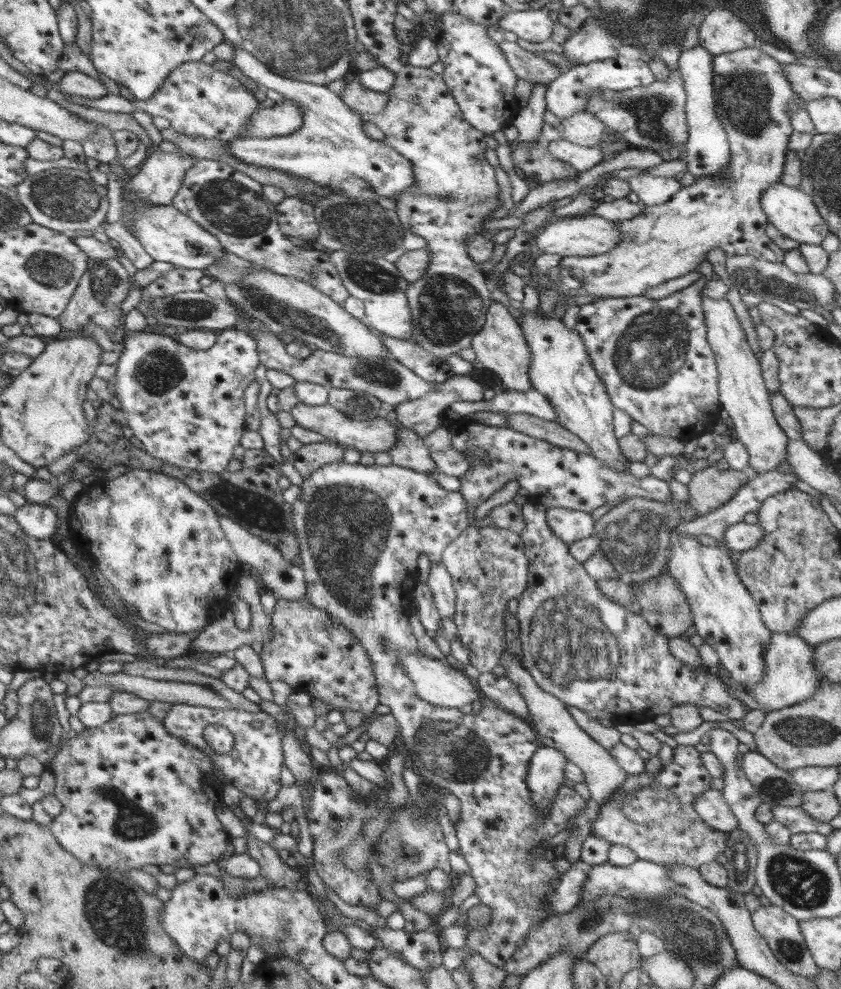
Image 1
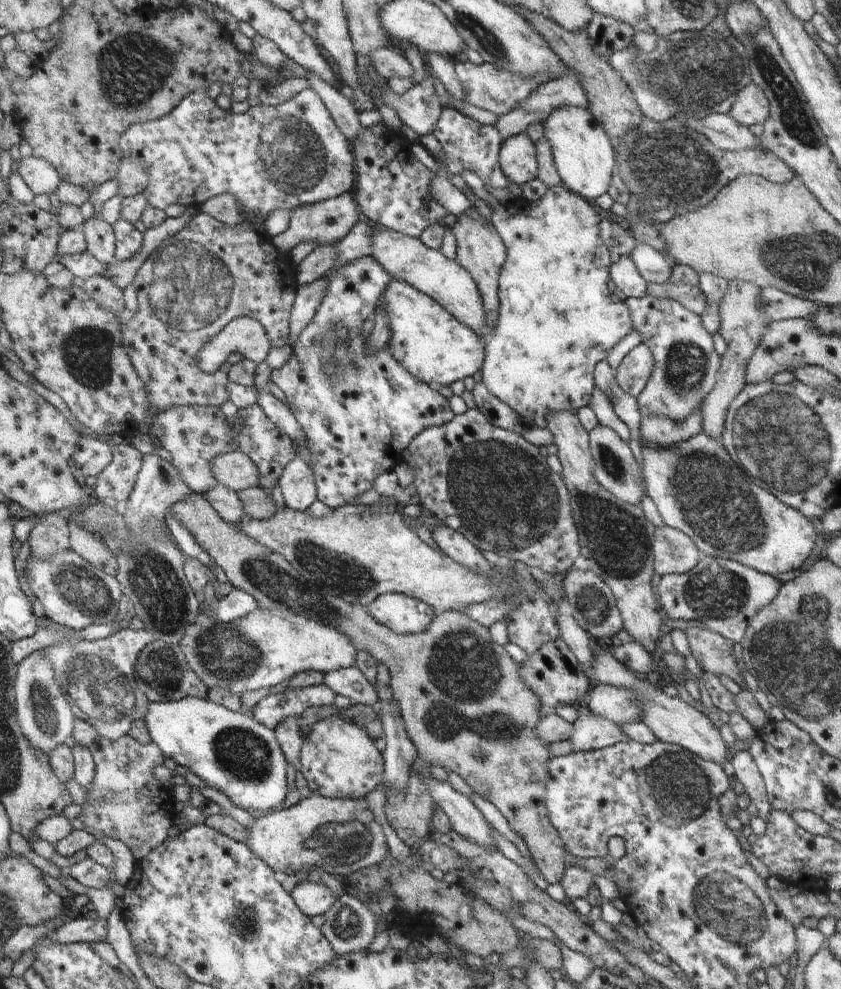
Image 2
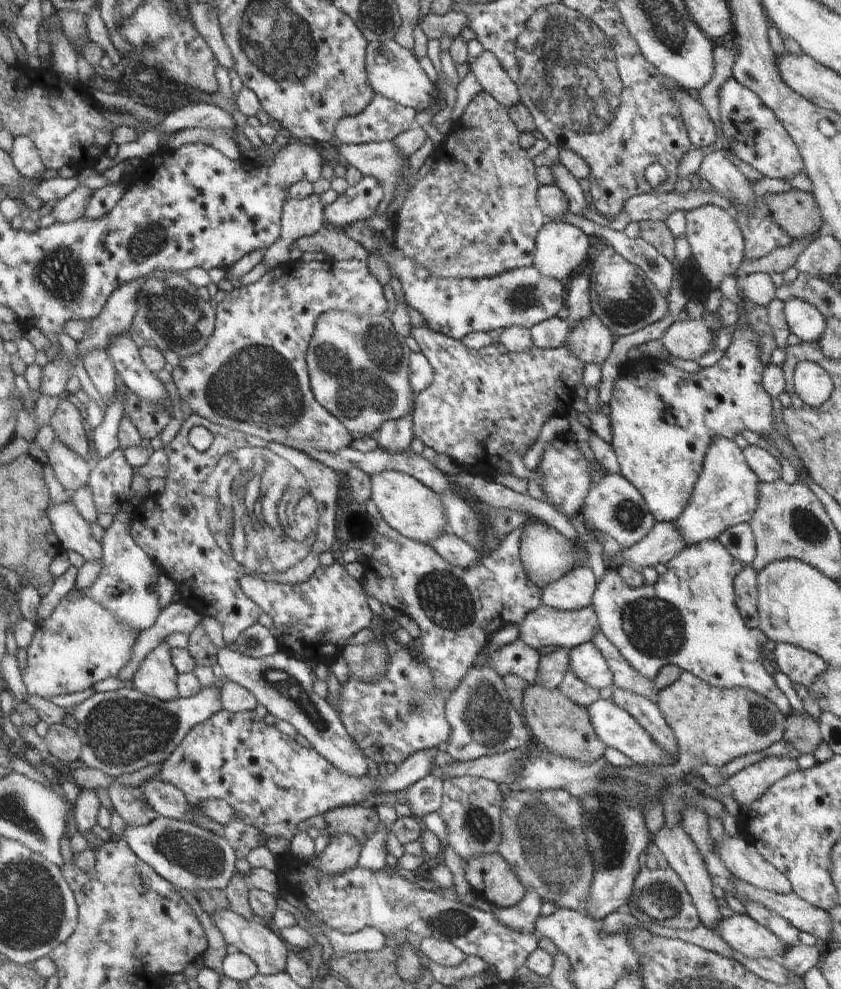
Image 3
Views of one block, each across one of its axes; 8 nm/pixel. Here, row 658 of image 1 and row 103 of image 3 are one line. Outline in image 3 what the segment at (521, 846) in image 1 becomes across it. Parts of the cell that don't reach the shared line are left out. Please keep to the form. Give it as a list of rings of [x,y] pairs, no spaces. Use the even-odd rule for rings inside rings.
[[[375,95],[372,102],[366,106],[366,109],[361,114],[355,116],[344,116],[338,120],[334,134],[341,143],[362,145],[378,143],[382,141],[392,141],[400,132],[405,132],[416,125],[415,117],[417,111],[414,108],[401,106],[384,96]]]

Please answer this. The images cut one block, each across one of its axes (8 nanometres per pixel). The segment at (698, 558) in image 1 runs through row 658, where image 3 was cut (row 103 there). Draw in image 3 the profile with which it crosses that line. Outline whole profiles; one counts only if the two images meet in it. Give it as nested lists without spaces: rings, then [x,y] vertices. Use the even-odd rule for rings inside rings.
[[[730,78],[722,85],[719,98],[722,132],[726,138],[727,149],[770,179],[788,181],[788,178],[804,172],[802,158],[790,134],[776,118],[776,114],[752,90],[748,90],[736,78]]]

